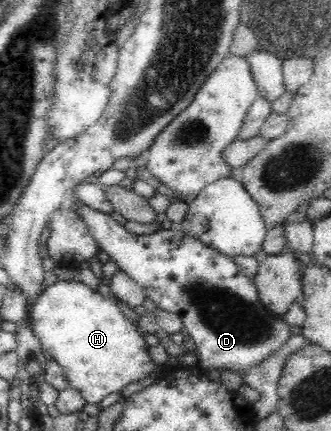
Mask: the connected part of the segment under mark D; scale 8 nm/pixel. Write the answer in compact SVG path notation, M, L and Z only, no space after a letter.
M75 199L75 211L99 244L104 258L114 261L120 270L143 287L145 296L153 300L158 308L180 315L184 328L196 344L197 366L204 372L219 368L220 372L232 370L241 376L251 366L276 352L292 336L292 326L282 316L276 316L265 309L255 284L239 270L233 257L206 246L195 235L186 235L176 226L171 229L160 228L150 234L134 234L112 219L110 214L89 207L78 199Z

